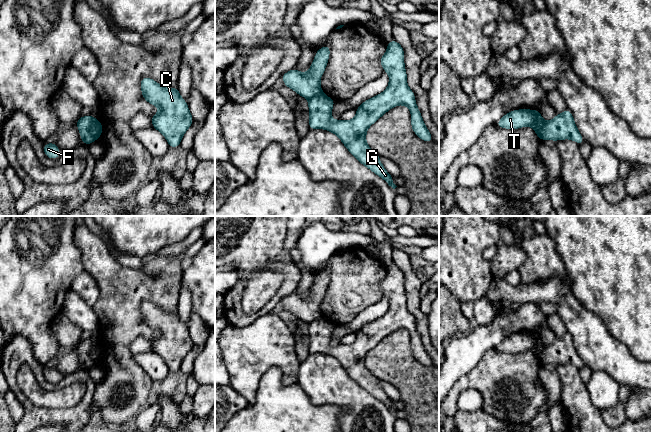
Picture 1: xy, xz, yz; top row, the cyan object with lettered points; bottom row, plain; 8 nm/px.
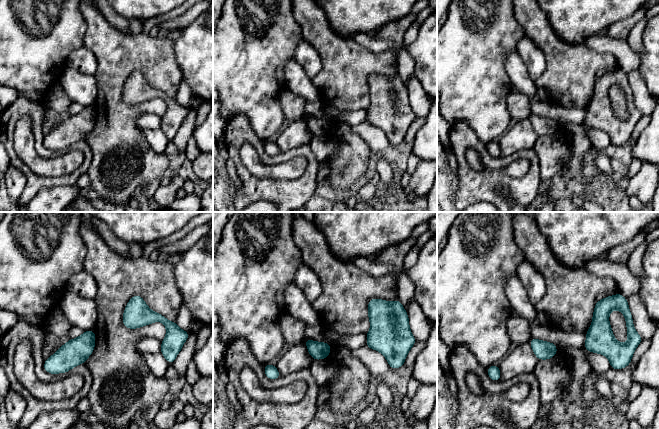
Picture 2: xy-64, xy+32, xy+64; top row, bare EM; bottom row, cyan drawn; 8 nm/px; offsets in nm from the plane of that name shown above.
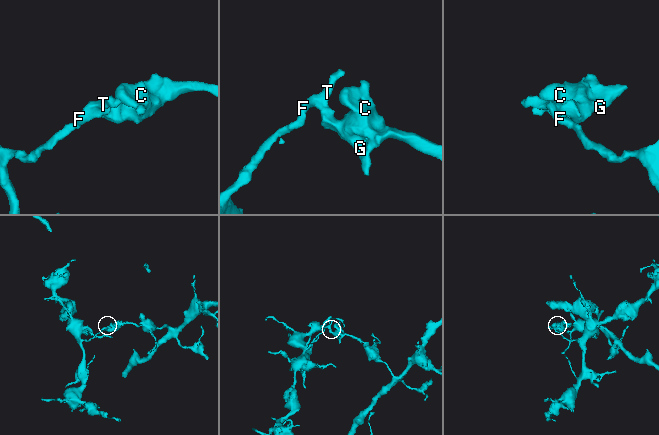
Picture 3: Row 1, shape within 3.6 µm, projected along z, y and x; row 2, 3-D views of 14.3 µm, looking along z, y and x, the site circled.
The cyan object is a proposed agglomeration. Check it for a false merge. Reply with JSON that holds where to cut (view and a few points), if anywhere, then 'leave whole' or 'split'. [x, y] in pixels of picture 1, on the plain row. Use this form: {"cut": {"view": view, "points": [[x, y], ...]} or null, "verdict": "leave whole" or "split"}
{"cut": {"view": "xy", "points": [[98, 345], [91, 352], [91, 358], [94, 363]]}, "verdict": "split"}

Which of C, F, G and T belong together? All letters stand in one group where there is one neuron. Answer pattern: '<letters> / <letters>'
C G / F T

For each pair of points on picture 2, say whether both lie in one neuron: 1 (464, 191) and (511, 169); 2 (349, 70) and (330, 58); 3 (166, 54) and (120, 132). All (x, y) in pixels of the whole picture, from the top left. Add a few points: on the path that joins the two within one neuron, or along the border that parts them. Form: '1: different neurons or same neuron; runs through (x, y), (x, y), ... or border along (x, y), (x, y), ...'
1: different neurons; border along (523, 158), (513, 160), (503, 172)
2: same neuron; runs through (344, 65), (335, 58)
3: same neuron; runs through (140, 54), (115, 79), (115, 106)

